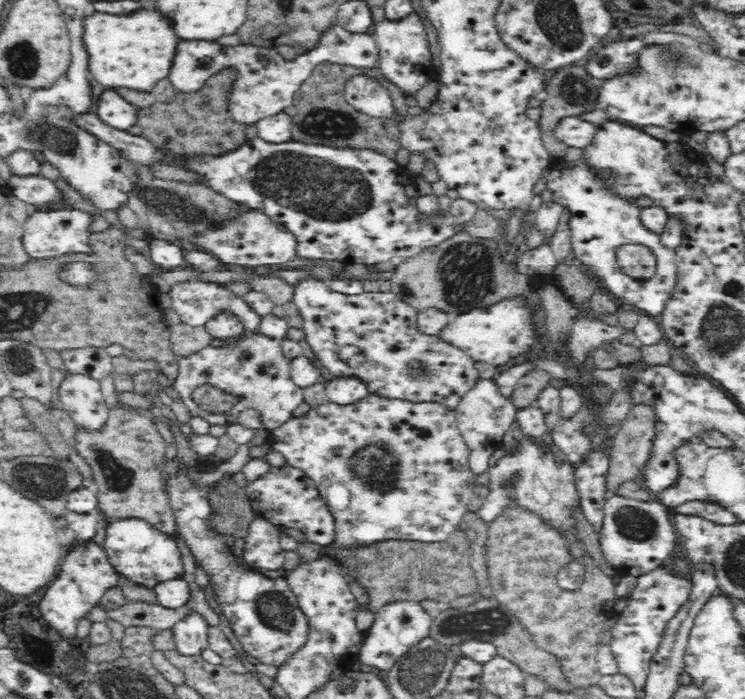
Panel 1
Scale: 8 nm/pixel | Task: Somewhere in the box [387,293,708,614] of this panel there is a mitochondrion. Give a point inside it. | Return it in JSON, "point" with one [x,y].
{"point":[634,524]}

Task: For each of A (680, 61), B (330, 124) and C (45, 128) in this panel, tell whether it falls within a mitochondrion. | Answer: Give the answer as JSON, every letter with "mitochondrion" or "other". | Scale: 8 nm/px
{"A":"mitochondrion","B":"mitochondrion","C":"mitochondrion"}

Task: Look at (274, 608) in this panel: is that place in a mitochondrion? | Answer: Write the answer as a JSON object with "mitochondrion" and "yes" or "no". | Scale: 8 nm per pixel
{"mitochondrion":"yes"}

